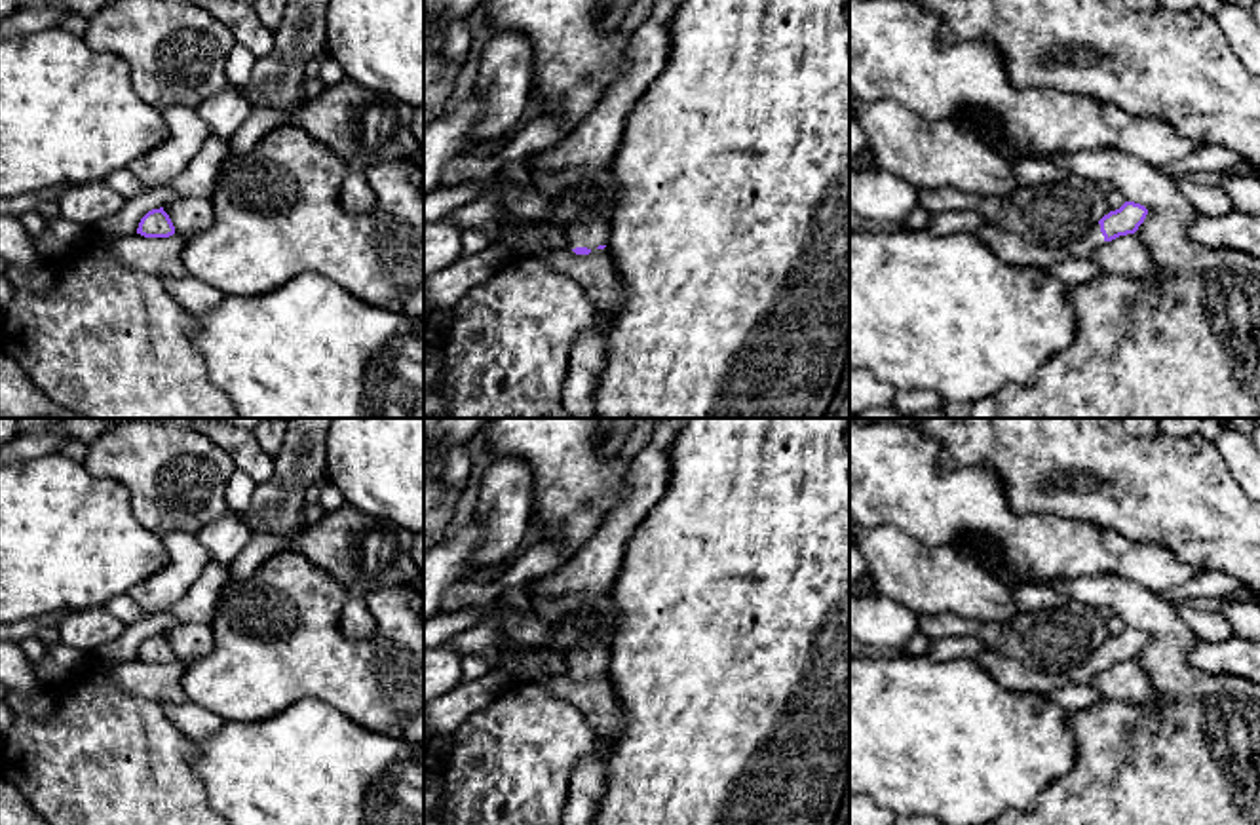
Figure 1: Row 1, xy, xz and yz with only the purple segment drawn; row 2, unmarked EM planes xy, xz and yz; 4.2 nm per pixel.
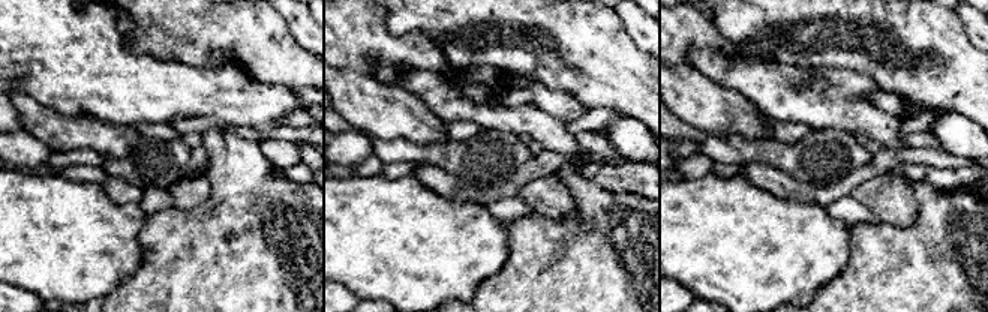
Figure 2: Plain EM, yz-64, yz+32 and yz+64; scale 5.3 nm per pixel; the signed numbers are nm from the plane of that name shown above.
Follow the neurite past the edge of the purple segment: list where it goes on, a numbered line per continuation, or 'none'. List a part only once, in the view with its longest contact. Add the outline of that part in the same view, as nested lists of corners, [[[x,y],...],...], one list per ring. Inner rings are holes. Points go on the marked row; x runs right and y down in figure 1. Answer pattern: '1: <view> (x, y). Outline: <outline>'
1: xz (590, 232). Outline: [[[591,213],[566,228],[566,240],[572,249],[597,249],[608,243],[610,219],[601,213]]]

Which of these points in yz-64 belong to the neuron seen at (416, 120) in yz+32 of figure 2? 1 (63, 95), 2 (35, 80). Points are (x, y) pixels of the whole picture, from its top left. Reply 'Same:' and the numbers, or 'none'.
Same: none

